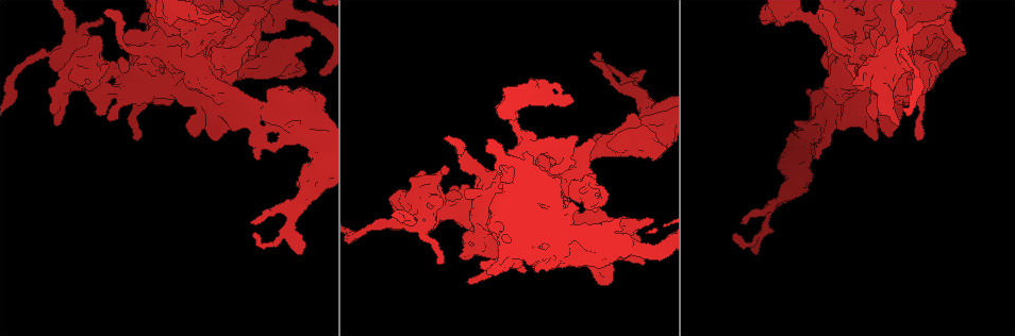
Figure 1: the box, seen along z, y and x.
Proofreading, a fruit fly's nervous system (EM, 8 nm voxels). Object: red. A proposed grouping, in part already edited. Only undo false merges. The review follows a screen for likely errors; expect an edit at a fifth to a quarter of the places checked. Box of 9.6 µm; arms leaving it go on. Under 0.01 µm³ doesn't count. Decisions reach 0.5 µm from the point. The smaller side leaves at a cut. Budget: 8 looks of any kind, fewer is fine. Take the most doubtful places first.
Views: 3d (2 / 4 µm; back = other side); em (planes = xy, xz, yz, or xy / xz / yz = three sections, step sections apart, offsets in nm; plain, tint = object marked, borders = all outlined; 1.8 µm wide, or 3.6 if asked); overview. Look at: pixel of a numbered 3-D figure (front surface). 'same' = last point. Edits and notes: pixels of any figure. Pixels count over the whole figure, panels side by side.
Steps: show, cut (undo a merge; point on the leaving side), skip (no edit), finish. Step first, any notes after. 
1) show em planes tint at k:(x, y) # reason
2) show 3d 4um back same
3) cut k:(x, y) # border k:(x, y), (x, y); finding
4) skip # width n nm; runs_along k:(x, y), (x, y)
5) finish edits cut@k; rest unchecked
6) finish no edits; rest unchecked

show em xz step 4 tint at 1:(936, 56) # looks like a crossing

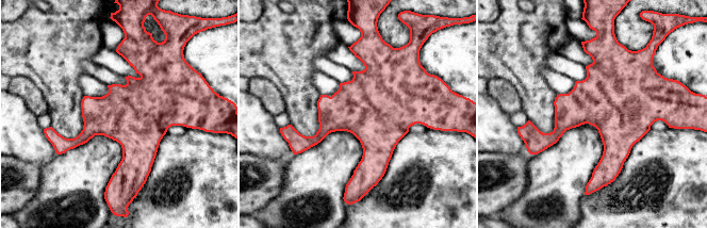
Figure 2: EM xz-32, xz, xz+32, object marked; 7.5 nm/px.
skip # continuous, no second neuron

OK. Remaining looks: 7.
show 3d 4um at 1:(234, 36) # abrupt turn

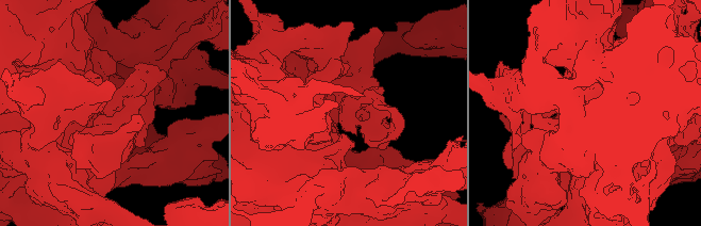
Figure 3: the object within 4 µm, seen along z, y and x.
show em 3.6um xy step 4 tint at 3:(348, 109)

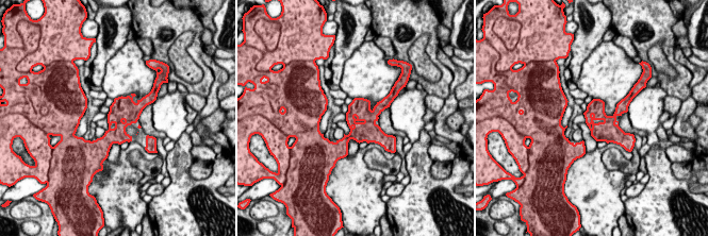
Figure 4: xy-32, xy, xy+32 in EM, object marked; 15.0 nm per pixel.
show em 3.6um yz step 4 borders same

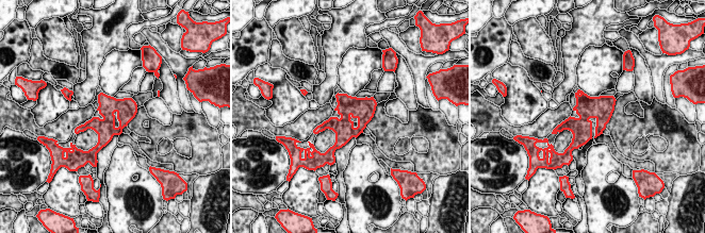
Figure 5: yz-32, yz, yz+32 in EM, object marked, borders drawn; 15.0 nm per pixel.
skip # width 480 nm; one neuron here

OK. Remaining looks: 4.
show 3d 4um back at 1:(945, 27) # branch point

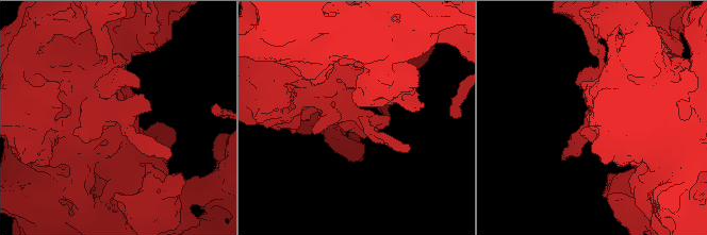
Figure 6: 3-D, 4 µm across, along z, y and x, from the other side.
show em 3.6um planes plain at 6:(362, 118) # now the EM

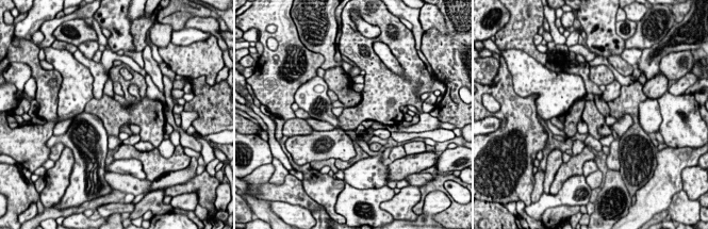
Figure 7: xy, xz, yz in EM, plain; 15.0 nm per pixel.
show em 3.6um planes tint same # with the object marked

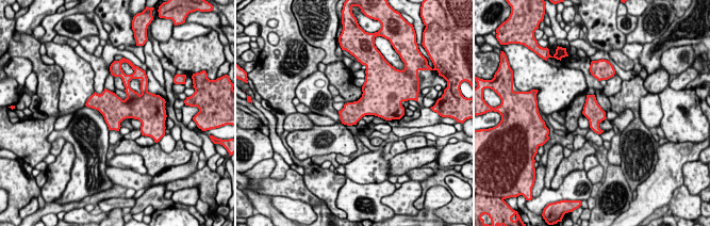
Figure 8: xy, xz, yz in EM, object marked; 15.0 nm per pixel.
skip # all the same neuron

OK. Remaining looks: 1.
finish no edits; rest unchecked

